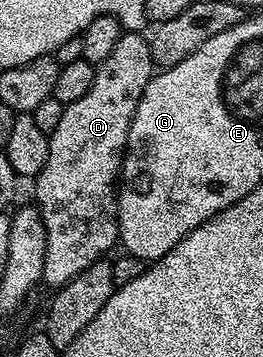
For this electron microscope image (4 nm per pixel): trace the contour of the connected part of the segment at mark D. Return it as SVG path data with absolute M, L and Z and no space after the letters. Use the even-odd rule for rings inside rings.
M131 31L131 38L121 34L123 42L117 40L119 46L114 46L111 58L105 58L107 66L99 65L103 70L95 69L93 85L95 90L89 88L79 100L66 105L63 109L61 121L57 124L49 136L49 142L55 142L55 162L114 162L120 159L126 149L127 138L131 130L132 118L136 112L136 106L144 94L145 88L155 72L155 65L152 60L150 41L144 33Z

